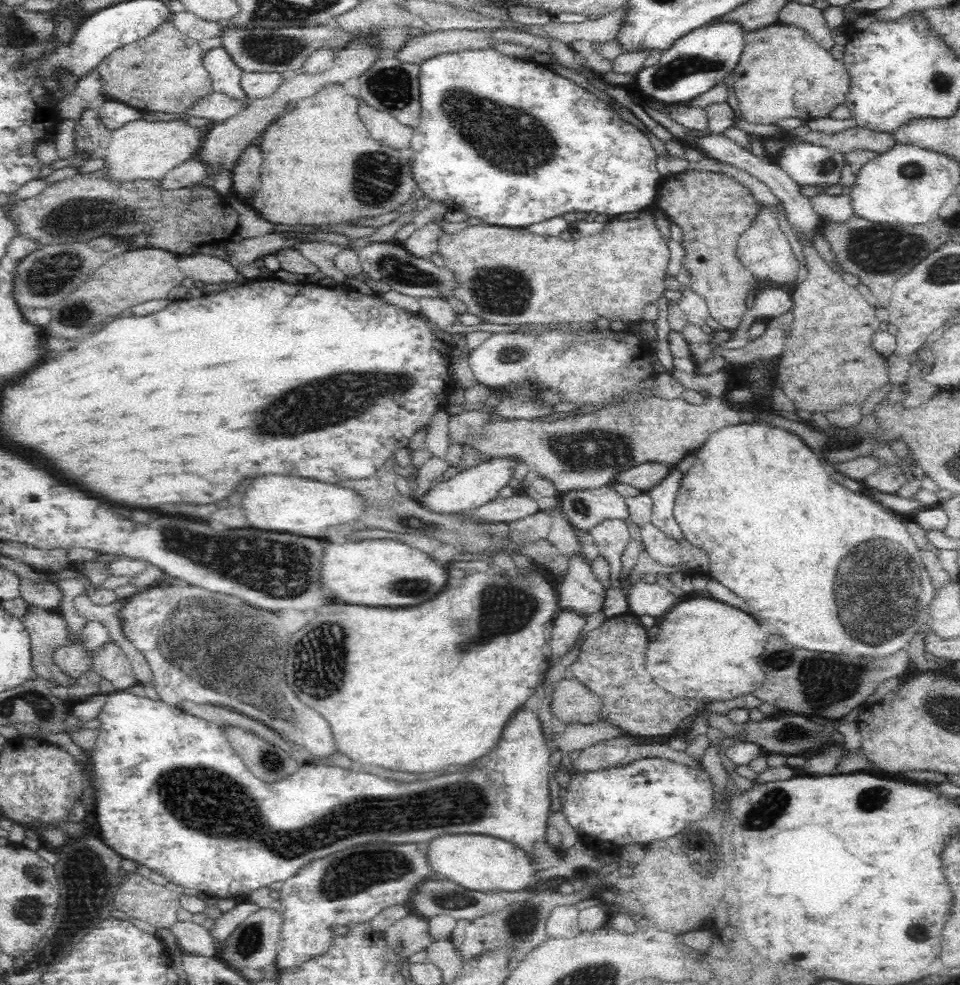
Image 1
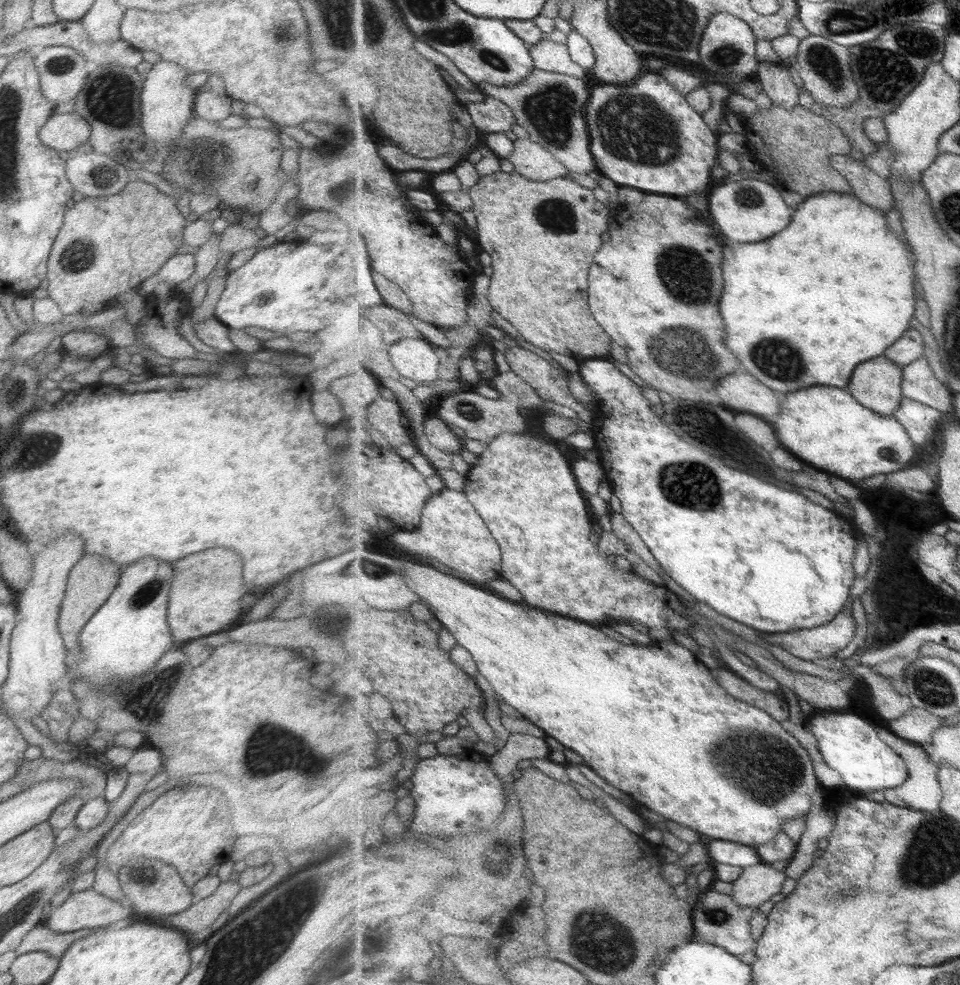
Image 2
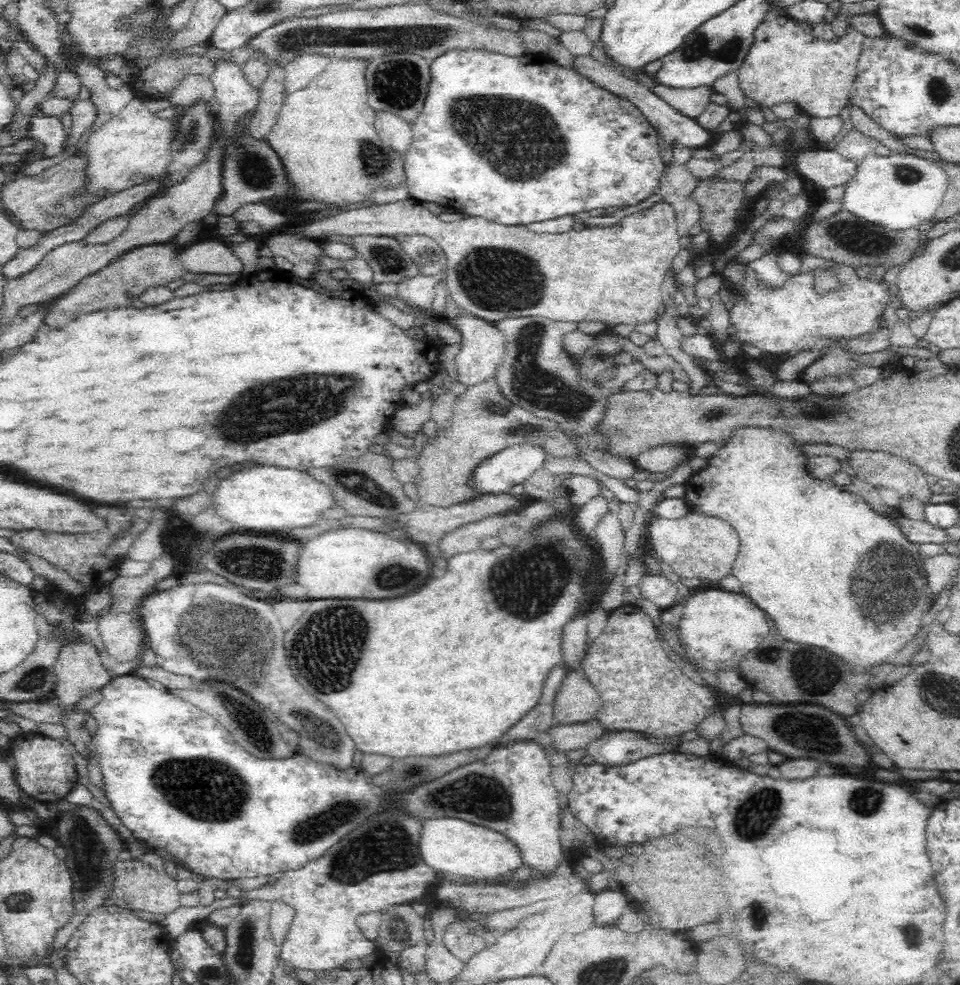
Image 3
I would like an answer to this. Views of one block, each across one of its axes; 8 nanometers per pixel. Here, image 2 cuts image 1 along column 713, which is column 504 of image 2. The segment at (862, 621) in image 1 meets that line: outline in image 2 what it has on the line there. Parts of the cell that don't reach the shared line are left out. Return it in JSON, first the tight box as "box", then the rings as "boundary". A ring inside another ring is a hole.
{"box":[464,433,741,652],"boundary":[[[503,433],[493,438],[476,458],[476,463],[465,477],[464,490],[467,490],[469,500],[479,510],[499,546],[503,548],[501,575],[521,592],[524,604],[586,623],[595,622],[596,626],[599,622],[601,625],[613,622],[632,625],[636,621],[651,628],[683,630],[687,633],[689,630],[702,630],[709,637],[709,633],[713,632],[720,643],[741,652],[735,646],[739,645],[739,638],[729,638],[730,630],[704,617],[697,607],[687,607],[677,594],[667,587],[650,582],[640,576],[637,570],[622,570],[611,557],[602,554],[597,544],[591,542],[593,516],[589,516],[587,500],[581,494],[582,488],[579,488],[574,468],[559,452],[555,440],[547,435],[534,438],[531,435]]]}

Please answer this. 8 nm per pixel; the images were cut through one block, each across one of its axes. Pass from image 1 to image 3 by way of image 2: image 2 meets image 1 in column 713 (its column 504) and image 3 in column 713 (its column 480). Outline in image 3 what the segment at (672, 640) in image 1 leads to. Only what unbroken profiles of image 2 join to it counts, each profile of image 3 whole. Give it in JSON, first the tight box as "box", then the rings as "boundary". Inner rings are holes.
{"box":[678,587,771,674],"boundary":[[[720,587],[704,588],[703,592],[683,596],[683,615],[678,624],[679,640],[684,654],[680,658],[698,660],[700,668],[716,674],[718,670],[736,668],[744,654],[758,649],[770,635],[771,623],[766,611],[760,609],[743,592],[728,592]]]}

